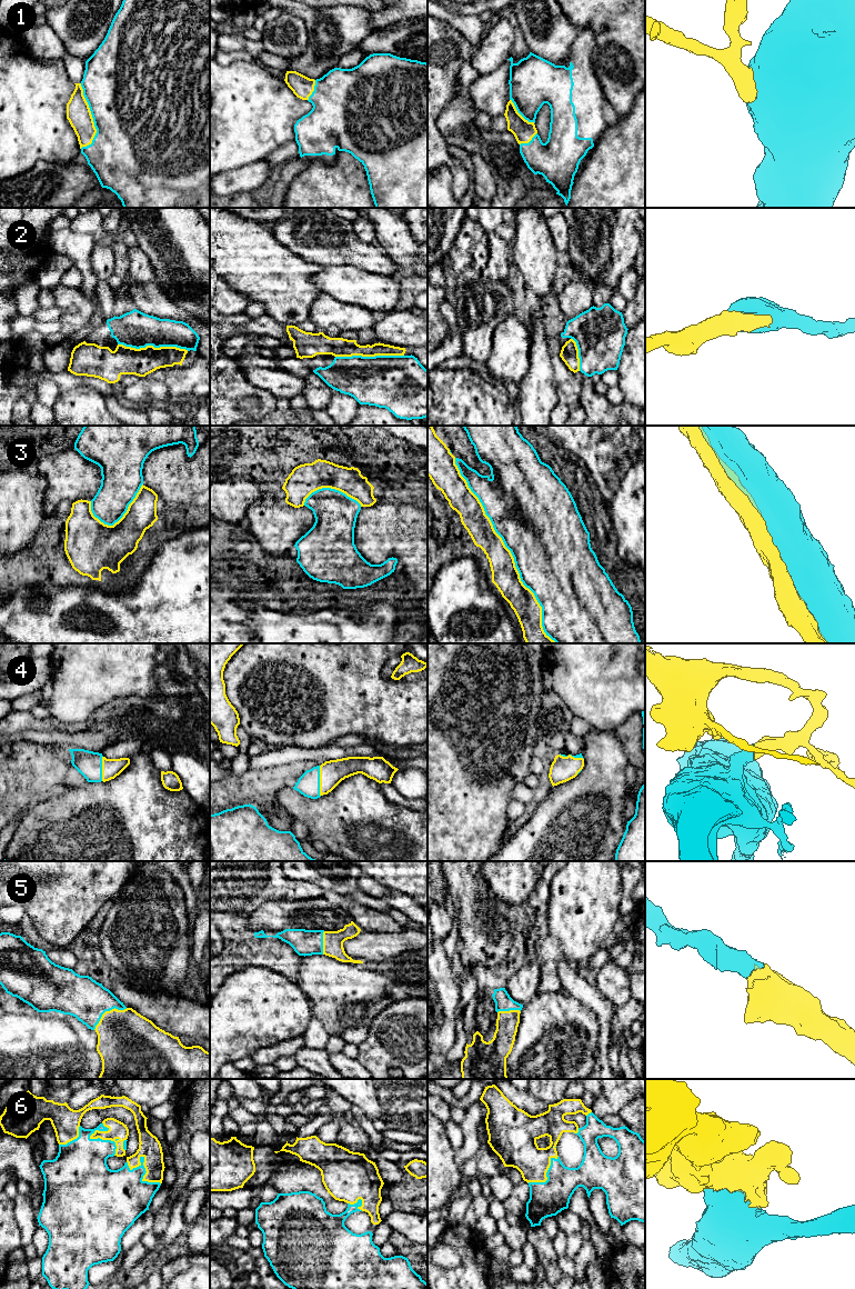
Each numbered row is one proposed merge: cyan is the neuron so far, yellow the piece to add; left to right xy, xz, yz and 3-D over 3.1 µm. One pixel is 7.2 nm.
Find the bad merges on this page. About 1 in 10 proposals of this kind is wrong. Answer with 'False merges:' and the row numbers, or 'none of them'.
False merges: none of them

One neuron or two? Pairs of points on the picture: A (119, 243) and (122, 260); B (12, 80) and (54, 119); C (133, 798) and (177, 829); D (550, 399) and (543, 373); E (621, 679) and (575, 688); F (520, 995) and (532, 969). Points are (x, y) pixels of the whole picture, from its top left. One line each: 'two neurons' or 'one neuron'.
A: one neuron
B: one neuron
C: one neuron
D: one neuron
E: one neuron
F: one neuron

